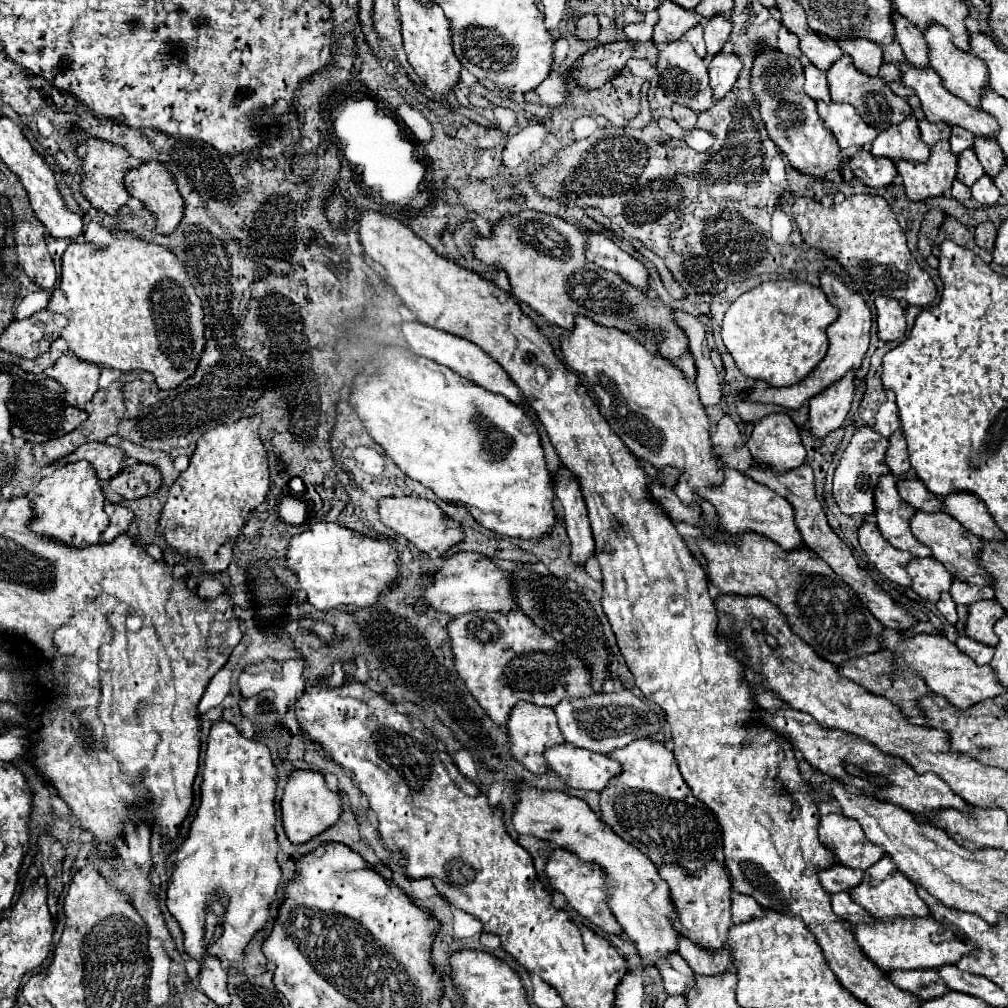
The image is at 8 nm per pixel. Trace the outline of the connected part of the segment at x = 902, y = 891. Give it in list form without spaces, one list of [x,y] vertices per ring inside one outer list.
[[[887,854],[865,872],[863,882],[857,888],[853,888],[849,894],[857,904],[861,904],[867,912],[871,912],[871,916],[877,920],[891,920],[897,916],[923,918],[923,916],[931,914],[927,904],[919,898],[915,884],[907,876],[903,876],[903,872],[899,872],[899,868],[893,864],[891,856],[887,856]]]

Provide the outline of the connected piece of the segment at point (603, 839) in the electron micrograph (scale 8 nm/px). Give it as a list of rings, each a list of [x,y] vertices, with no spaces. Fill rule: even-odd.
[[[523,786],[519,790],[519,796],[521,800],[517,802],[513,816],[515,830],[519,834],[531,834],[535,838],[569,848],[581,860],[597,862],[607,872],[609,908],[615,914],[617,922],[623,926],[627,938],[637,946],[643,966],[659,966],[667,994],[685,996],[687,988],[695,986],[695,974],[687,966],[687,962],[677,954],[679,932],[673,926],[673,922],[677,920],[675,908],[671,904],[669,886],[665,884],[665,880],[661,880],[653,862],[647,860],[643,852],[635,850],[631,844],[611,832],[611,828],[603,820],[599,820],[595,812],[579,798],[567,796],[557,790],[543,792],[529,786]],[[663,956],[667,958],[663,960]]]

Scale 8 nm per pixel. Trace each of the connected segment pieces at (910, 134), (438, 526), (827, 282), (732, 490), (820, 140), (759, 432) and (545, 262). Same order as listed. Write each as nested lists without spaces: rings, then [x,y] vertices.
[[[907,116],[901,124],[895,124],[883,130],[871,144],[873,156],[885,156],[893,162],[897,160],[915,160],[925,162],[929,158],[929,146],[921,140],[915,116]]]
[[[403,496],[403,498],[383,498],[379,502],[379,516],[381,522],[389,528],[393,528],[397,534],[405,536],[409,542],[413,542],[421,552],[439,558],[443,556],[451,546],[459,544],[465,534],[461,526],[447,526],[445,520],[447,516],[443,514],[443,510],[425,498],[415,498],[415,496]]]
[[[821,270],[821,288],[827,294],[829,302],[835,304],[841,314],[839,318],[827,328],[827,336],[829,336],[829,352],[827,356],[821,360],[821,364],[815,368],[815,372],[811,372],[805,380],[801,380],[799,384],[793,384],[789,388],[753,388],[749,390],[747,398],[751,402],[767,402],[767,404],[779,404],[785,408],[801,408],[809,398],[813,398],[815,394],[819,394],[823,388],[831,386],[835,380],[841,380],[845,376],[845,372],[849,370],[857,370],[867,348],[869,348],[869,330],[871,330],[871,308],[865,304],[863,296],[857,294],[855,290],[847,288],[841,276],[835,276],[829,270]]]
[[[725,468],[725,484],[719,488],[699,488],[699,496],[717,508],[719,524],[727,534],[731,532],[731,536],[753,532],[753,534],[773,540],[783,550],[805,548],[805,542],[793,522],[793,518],[795,518],[793,506],[783,496],[775,494],[773,490],[755,482],[753,478],[749,478],[747,474],[743,474],[739,470]]]
[[[763,46],[755,56],[751,90],[761,104],[761,118],[769,132],[769,138],[775,142],[779,152],[787,156],[789,164],[795,170],[813,178],[825,178],[827,172],[841,168],[841,148],[835,144],[835,136],[825,130],[823,120],[817,114],[817,104],[803,92],[803,80],[803,66],[799,58],[767,46]]]
[[[773,414],[757,422],[747,448],[759,466],[767,466],[775,474],[801,466],[807,456],[799,430],[787,414]]]
[[[523,210],[517,216],[499,220],[491,238],[475,240],[475,256],[485,264],[495,264],[507,272],[511,292],[519,302],[529,304],[535,312],[545,316],[551,324],[565,330],[575,326],[575,316],[583,314],[593,322],[631,334],[637,342],[643,342],[639,328],[653,328],[669,334],[659,342],[659,354],[669,360],[677,360],[689,350],[689,338],[675,320],[675,308],[663,304],[659,298],[651,298],[641,288],[627,284],[615,272],[607,272],[587,260],[585,234],[573,224],[535,210]]]

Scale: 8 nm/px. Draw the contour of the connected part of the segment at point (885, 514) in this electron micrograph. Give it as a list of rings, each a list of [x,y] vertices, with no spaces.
[[[891,474],[883,476],[875,490],[875,518],[879,530],[891,542],[891,546],[911,552],[915,558],[927,558],[931,556],[931,550],[921,544],[909,528],[915,512],[917,510],[899,496],[895,478]]]

